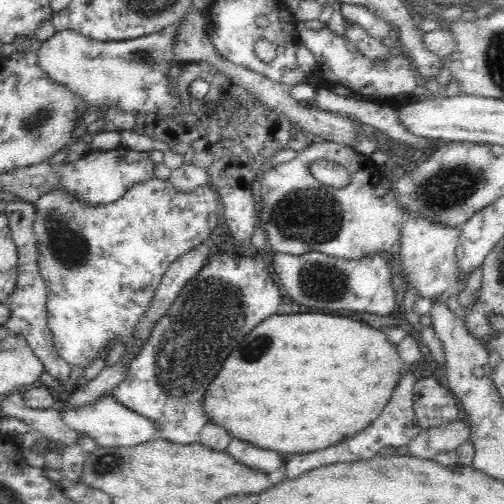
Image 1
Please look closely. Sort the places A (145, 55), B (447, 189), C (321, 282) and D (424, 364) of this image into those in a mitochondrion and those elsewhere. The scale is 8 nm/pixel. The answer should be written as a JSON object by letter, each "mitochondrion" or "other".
{"A":"mitochondrion","B":"mitochondrion","C":"mitochondrion","D":"other"}

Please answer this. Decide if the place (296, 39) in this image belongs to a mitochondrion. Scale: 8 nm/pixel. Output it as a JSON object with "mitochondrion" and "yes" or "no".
{"mitochondrion":"no"}

